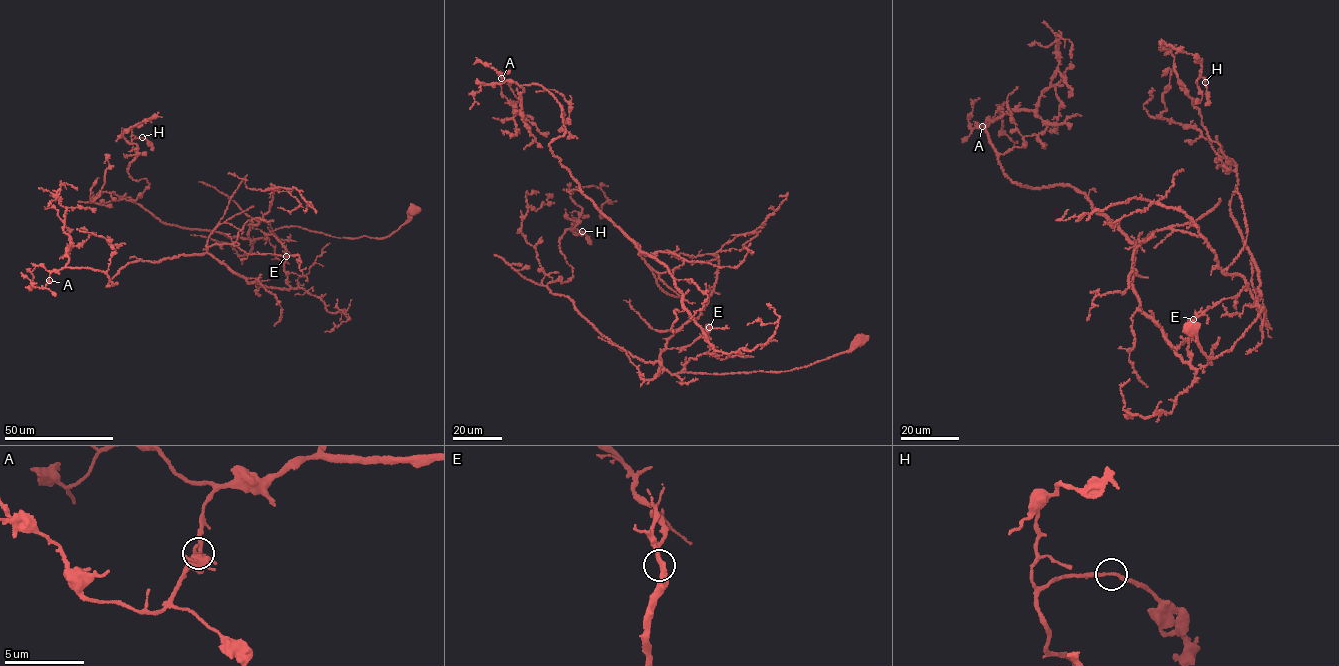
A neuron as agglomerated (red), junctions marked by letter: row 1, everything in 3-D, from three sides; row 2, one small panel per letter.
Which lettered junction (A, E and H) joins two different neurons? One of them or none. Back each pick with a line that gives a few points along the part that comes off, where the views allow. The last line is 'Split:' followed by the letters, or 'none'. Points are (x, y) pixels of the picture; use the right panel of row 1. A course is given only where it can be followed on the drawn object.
E: Course of the part to remove: (1193, 319), (1184, 362), (1119, 227), (1003, 171), (985, 127), (1059, 63), (1028, 45)
Split: E

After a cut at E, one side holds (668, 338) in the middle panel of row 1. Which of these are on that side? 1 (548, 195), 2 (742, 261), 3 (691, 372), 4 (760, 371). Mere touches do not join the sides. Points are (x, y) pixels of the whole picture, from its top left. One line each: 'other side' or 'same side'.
1: same side
2: other side
3: same side
4: same side

